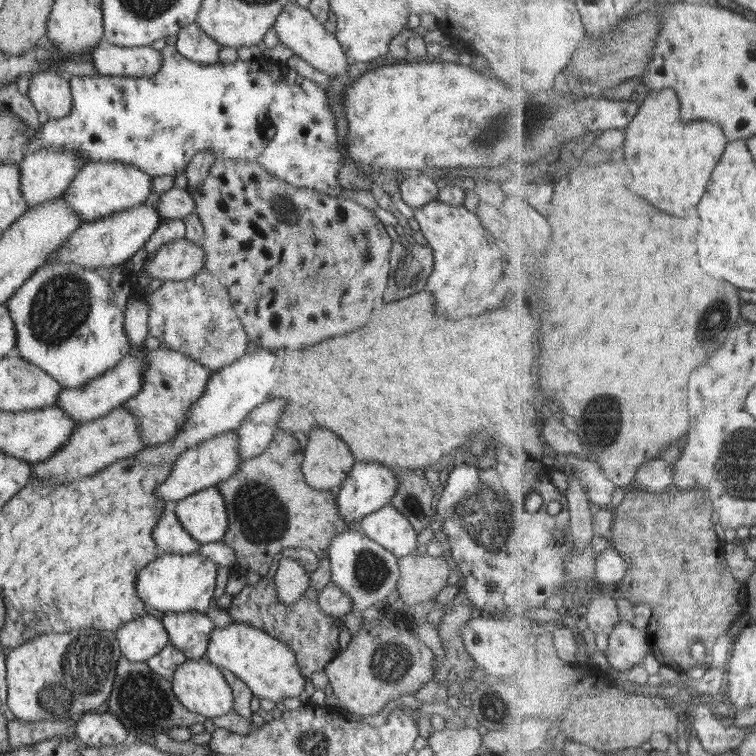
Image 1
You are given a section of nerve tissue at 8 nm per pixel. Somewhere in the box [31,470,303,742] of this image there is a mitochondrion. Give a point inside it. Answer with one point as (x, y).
(143, 700)

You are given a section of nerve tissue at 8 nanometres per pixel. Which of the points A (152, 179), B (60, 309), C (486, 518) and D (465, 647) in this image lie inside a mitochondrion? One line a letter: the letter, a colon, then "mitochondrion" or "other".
A: other
B: mitochondrion
C: mitochondrion
D: other

